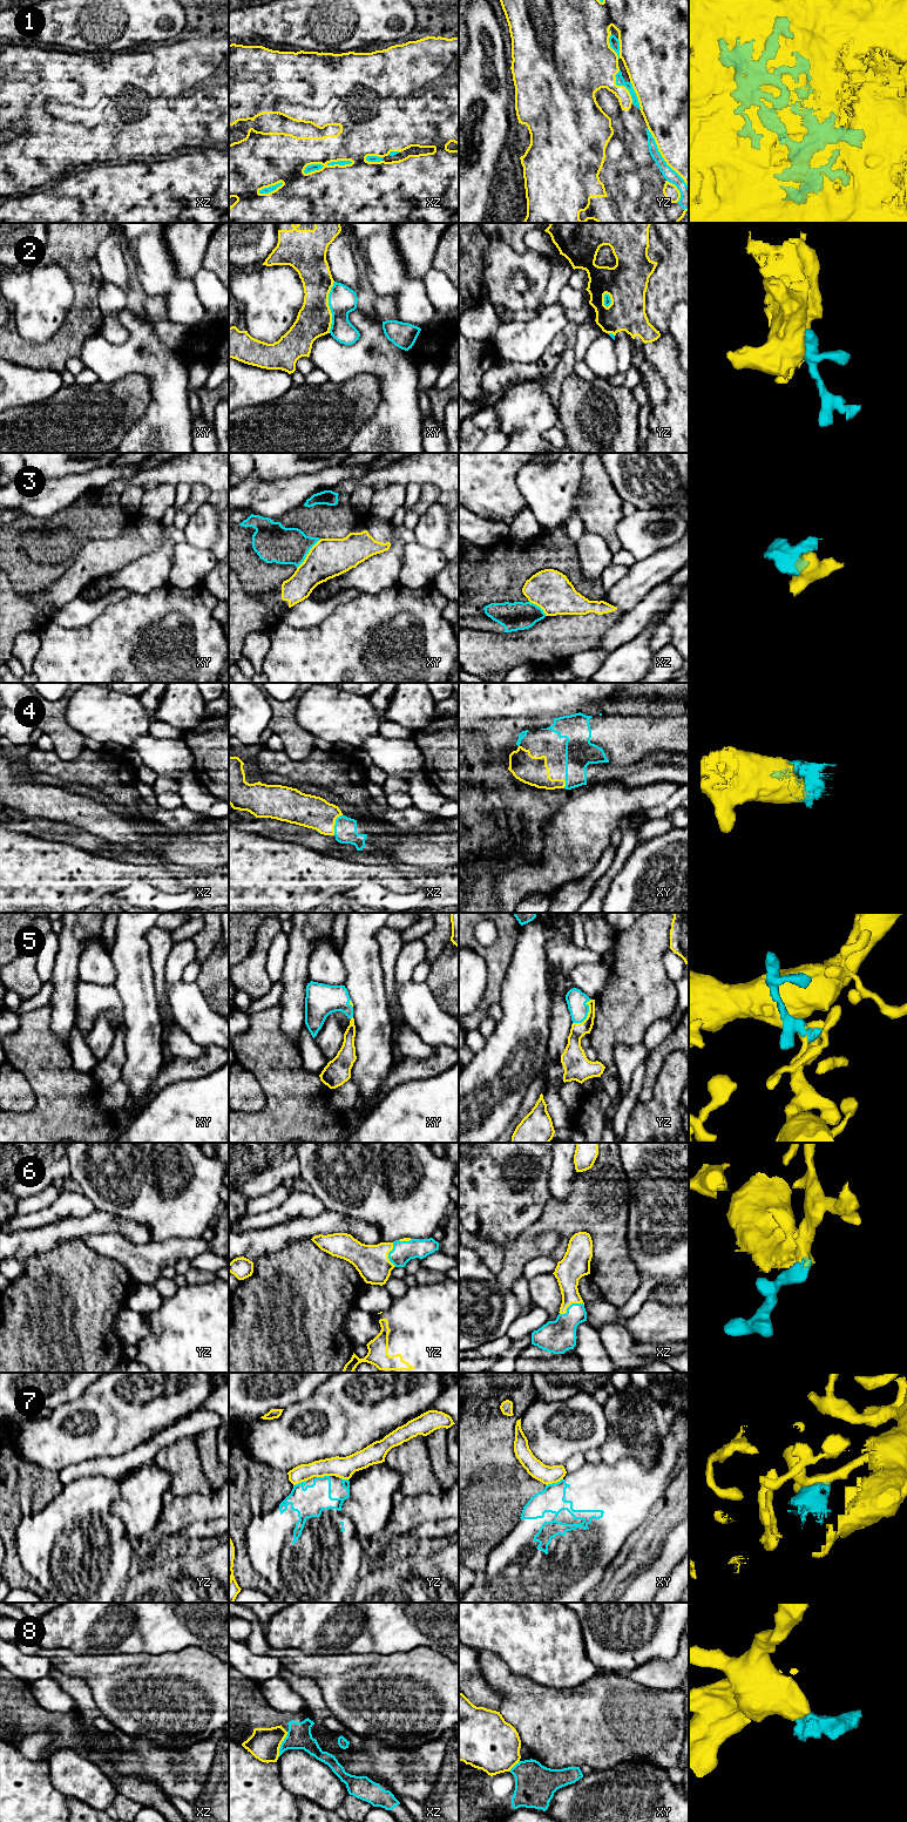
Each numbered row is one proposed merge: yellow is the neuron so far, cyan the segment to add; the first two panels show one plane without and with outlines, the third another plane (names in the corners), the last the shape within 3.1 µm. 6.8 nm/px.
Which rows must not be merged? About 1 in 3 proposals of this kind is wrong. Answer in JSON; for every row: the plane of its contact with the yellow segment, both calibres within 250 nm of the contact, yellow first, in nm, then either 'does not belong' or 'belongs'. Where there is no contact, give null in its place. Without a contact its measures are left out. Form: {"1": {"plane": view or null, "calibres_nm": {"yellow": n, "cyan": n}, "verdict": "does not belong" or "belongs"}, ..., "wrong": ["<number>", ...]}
{"1": {"plane": "yz", "calibres_nm": {"yellow": 480, "cyan": 90}, "verdict": "belongs"}, "2": {"plane": "xy", "calibres_nm": {"yellow": 240, "cyan": 190}, "verdict": "does not belong"}, "3": {"plane": "xy", "calibres_nm": {"yellow": 280, "cyan": 260}, "verdict": "does not belong"}, "4": {"plane": "xz", "calibres_nm": {"yellow": 220, "cyan": 160}, "verdict": "belongs"}, "5": {"plane": "yz", "calibres_nm": {"yellow": 100, "cyan": 140}, "verdict": "belongs"}, "6": {"plane": "xz", "calibres_nm": {"yellow": 180, "cyan": 220}, "verdict": "belongs"}, "7": {"plane": "xy", "calibres_nm": {"yellow": 130, "cyan": 180}, "verdict": "does not belong"}, "8": {"plane": "xz", "calibres_nm": {"yellow": 220, "cyan": 170}, "verdict": "does not belong"}, "wrong": ["2", "3", "7", "8"]}

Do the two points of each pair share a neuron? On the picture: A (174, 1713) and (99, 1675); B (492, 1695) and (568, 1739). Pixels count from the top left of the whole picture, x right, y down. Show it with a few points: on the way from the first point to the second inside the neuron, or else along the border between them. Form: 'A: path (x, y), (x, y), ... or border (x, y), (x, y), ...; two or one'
A: path (155, 1697), (142, 1695), (130, 1691), (117, 1681); one
B: border (484, 1678), (499, 1694), (500, 1711); two

